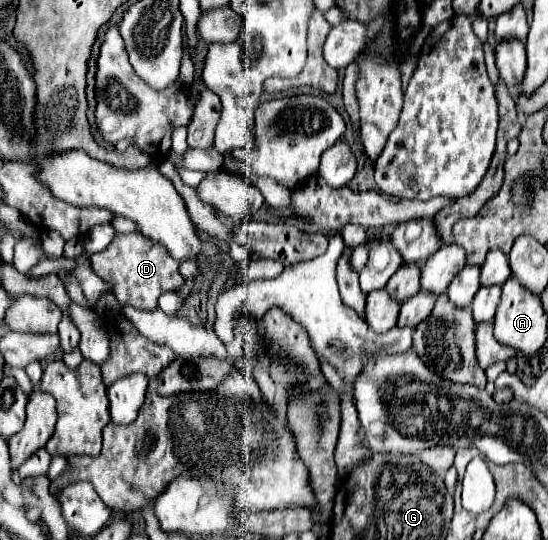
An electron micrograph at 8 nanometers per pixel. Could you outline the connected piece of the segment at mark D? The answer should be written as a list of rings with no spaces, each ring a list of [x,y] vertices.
[[[116,233],[104,251],[90,255],[90,261],[94,273],[112,285],[114,297],[120,305],[128,303],[136,309],[152,311],[156,309],[156,301],[162,293],[176,291],[184,285],[184,277],[178,273],[178,261],[168,257],[168,251],[162,245],[156,245],[138,233]]]

